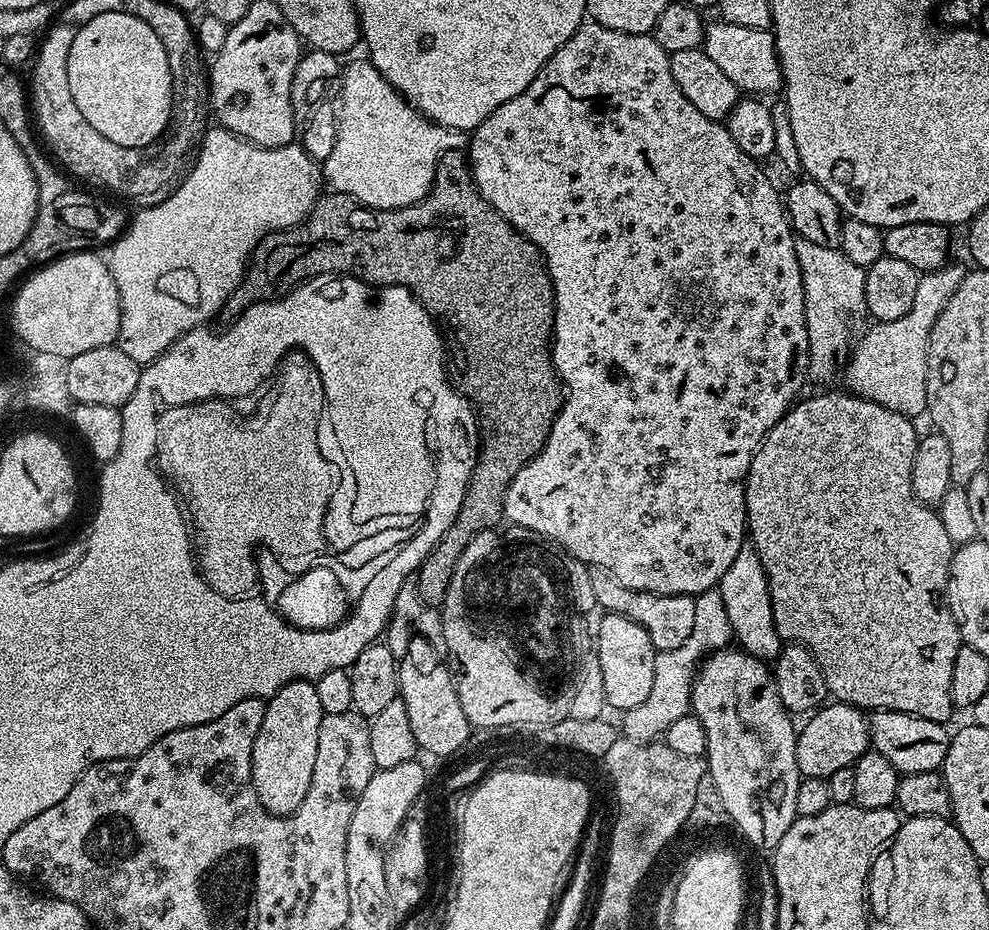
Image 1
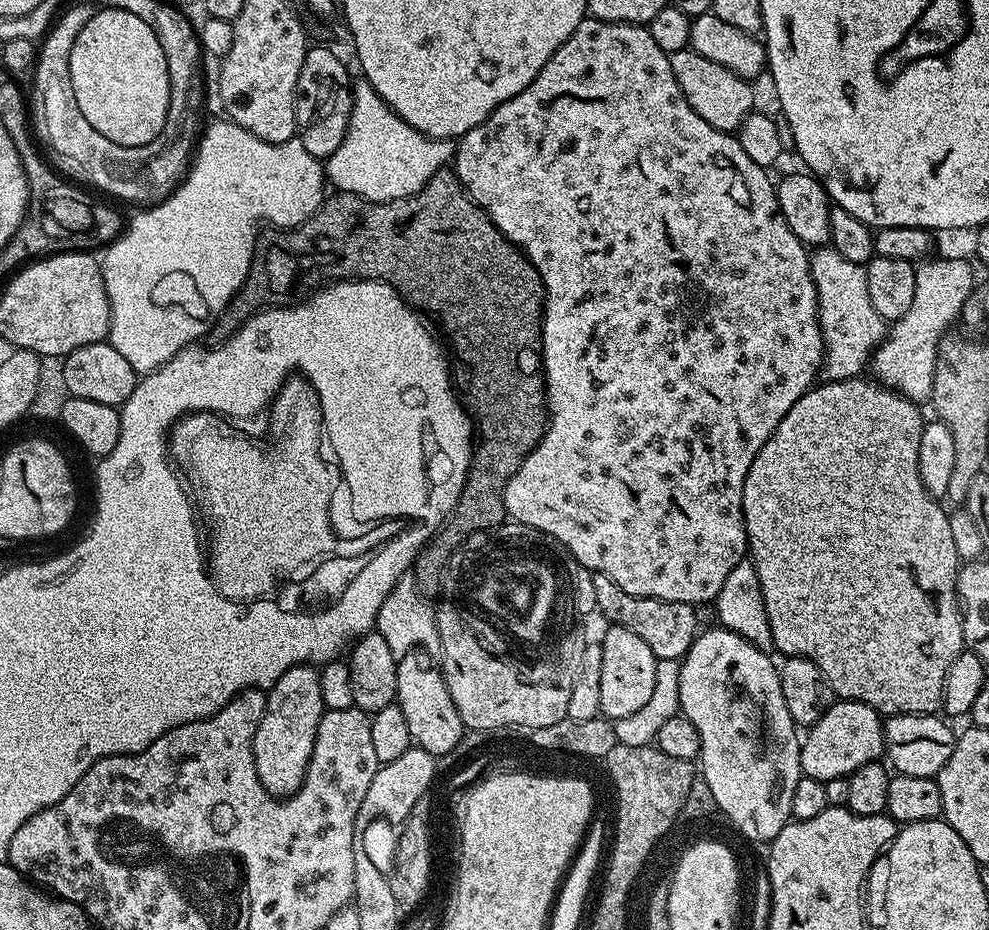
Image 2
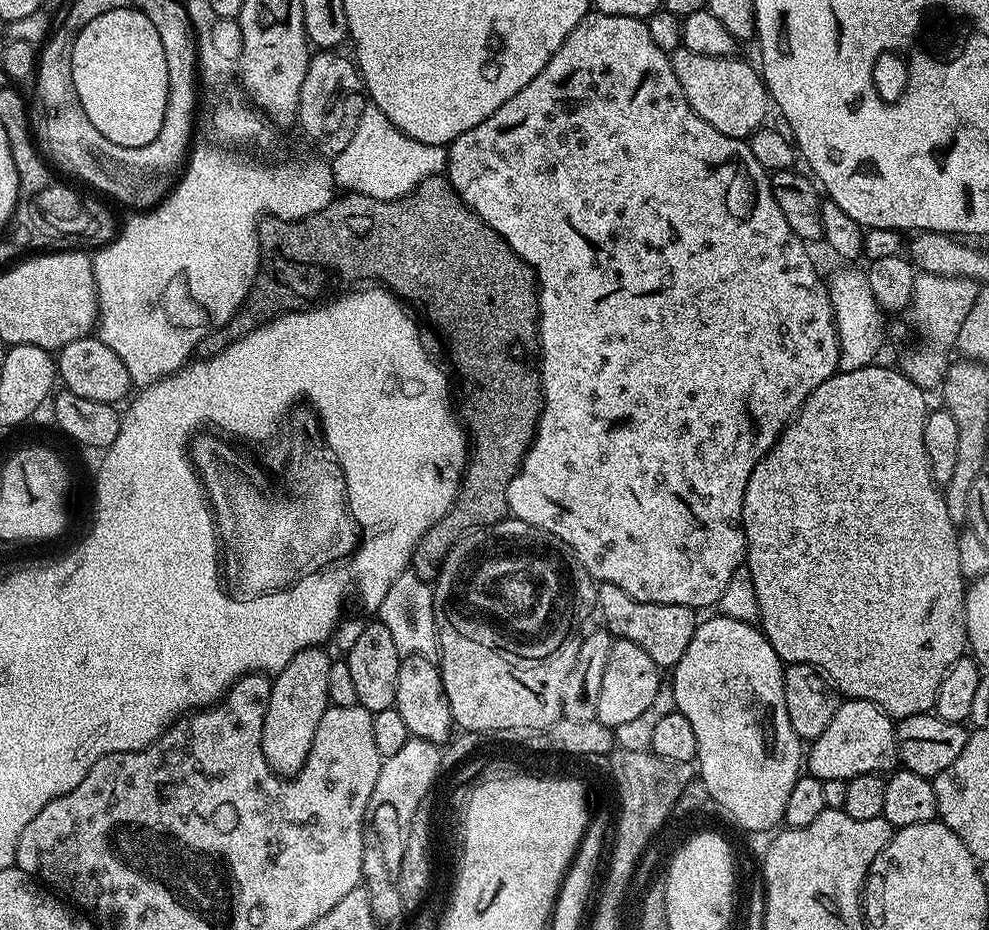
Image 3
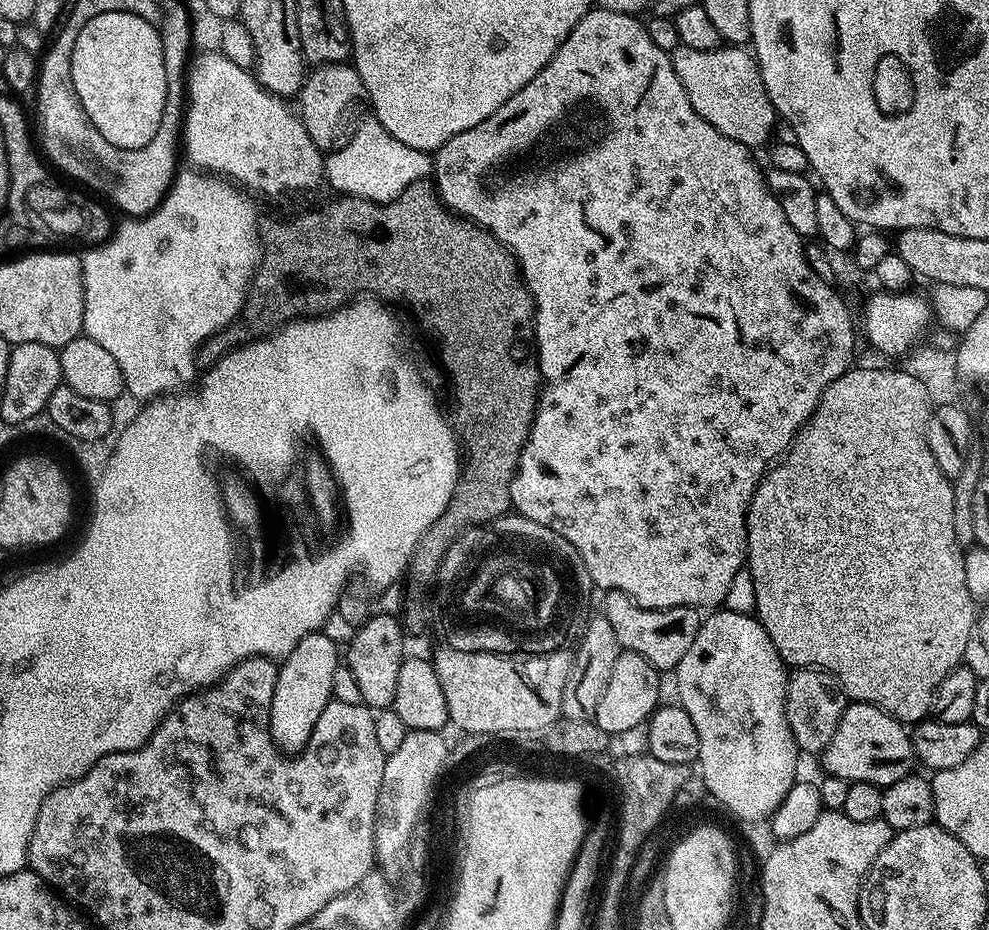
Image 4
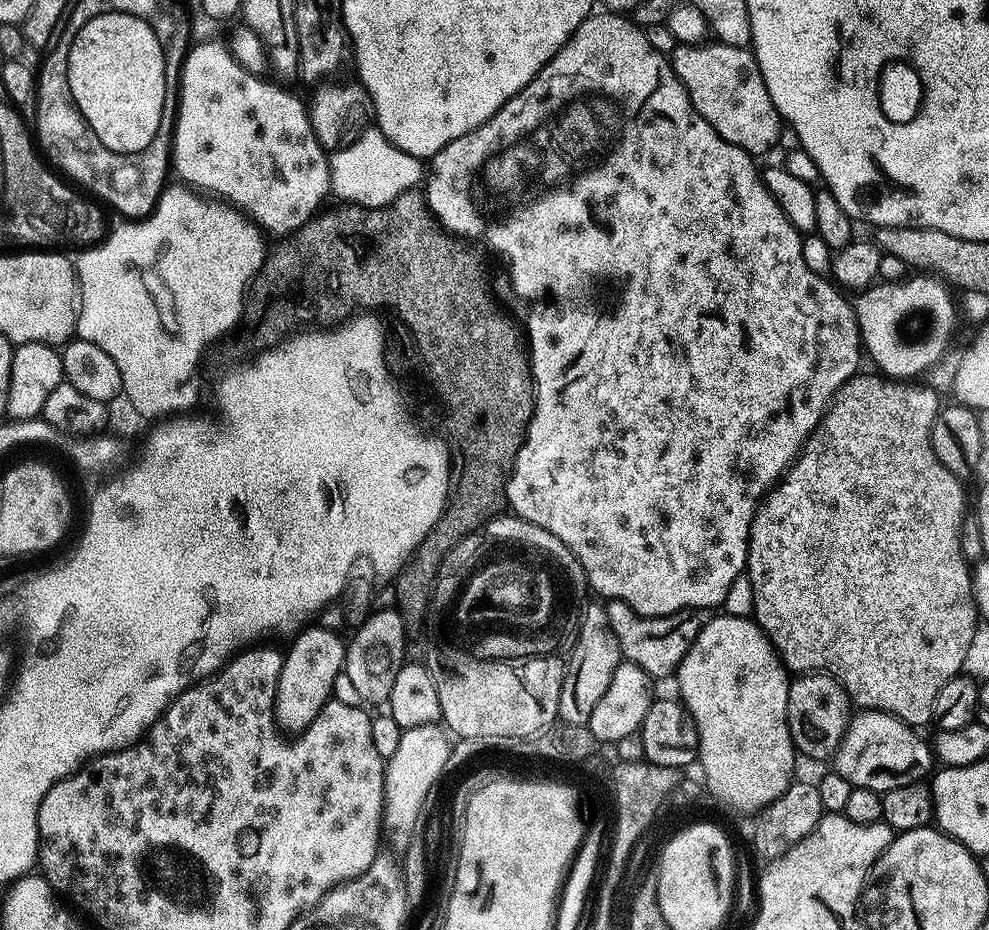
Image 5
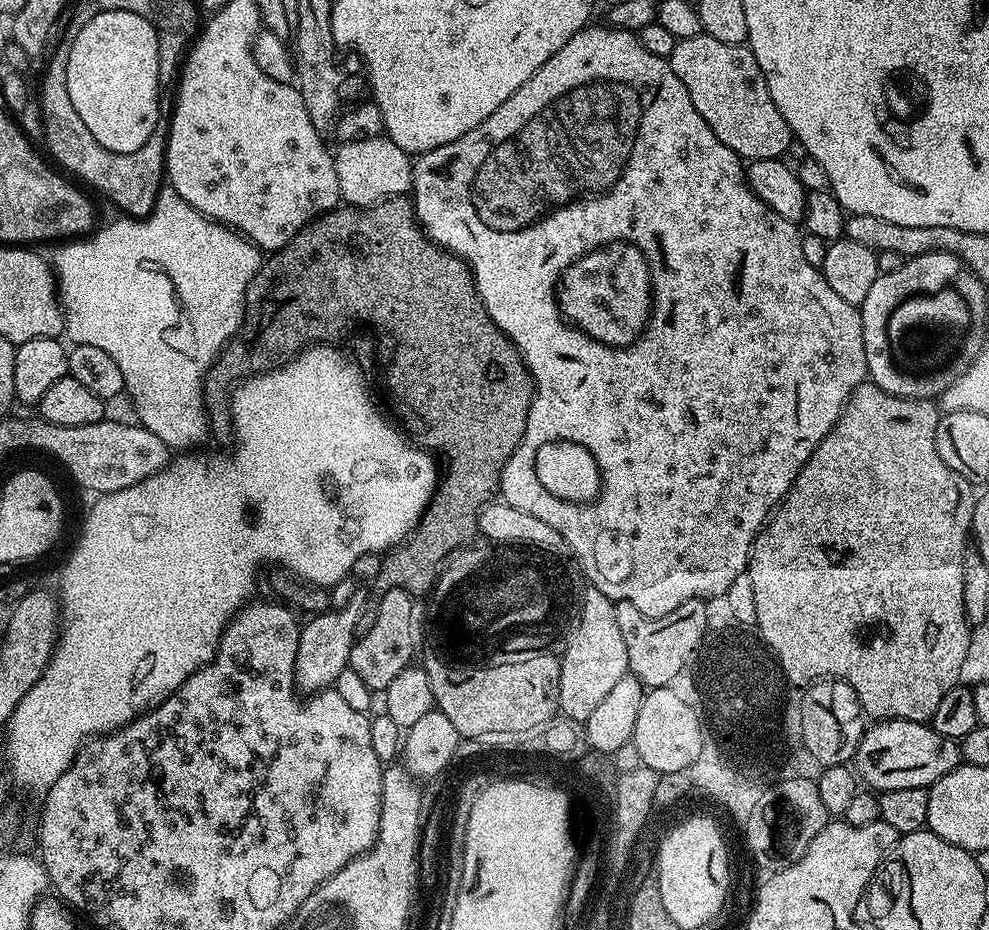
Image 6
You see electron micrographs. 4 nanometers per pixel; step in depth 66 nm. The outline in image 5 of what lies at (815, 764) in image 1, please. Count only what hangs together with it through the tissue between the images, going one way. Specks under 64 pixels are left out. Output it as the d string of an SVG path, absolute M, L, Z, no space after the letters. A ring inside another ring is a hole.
M857 711L851 717L848 732L844 735L844 740L834 757L834 770L838 774L842 774L842 778L849 780L852 787L874 790L881 794L894 790L898 786L923 781L933 771L934 751L933 745L928 740L927 742L924 741L916 732L919 731L913 725L907 724L905 720L898 719L897 716L891 716L888 712Z

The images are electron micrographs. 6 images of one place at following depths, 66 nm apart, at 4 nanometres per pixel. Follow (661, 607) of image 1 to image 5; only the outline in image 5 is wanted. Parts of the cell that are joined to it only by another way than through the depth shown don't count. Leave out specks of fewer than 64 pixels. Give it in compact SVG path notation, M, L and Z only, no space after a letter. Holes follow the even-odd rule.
M608 600L606 607L614 638L618 638L621 657L634 662L634 666L642 666L642 670L646 670L646 674L653 678L671 677L675 673L676 667L686 658L702 627L701 613L696 610L685 610L665 616L639 616L621 600Z

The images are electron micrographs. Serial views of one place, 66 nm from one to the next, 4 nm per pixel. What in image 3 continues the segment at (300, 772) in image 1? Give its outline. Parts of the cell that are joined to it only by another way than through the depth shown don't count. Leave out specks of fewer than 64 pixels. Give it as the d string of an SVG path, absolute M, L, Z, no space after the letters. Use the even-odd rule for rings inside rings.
M317 646L294 654L288 665L275 673L276 681L271 681L260 725L260 749L269 769L281 778L300 772L310 754L314 730L318 730L318 722L322 722L322 714L330 706L326 685L330 683L332 660L324 650Z

